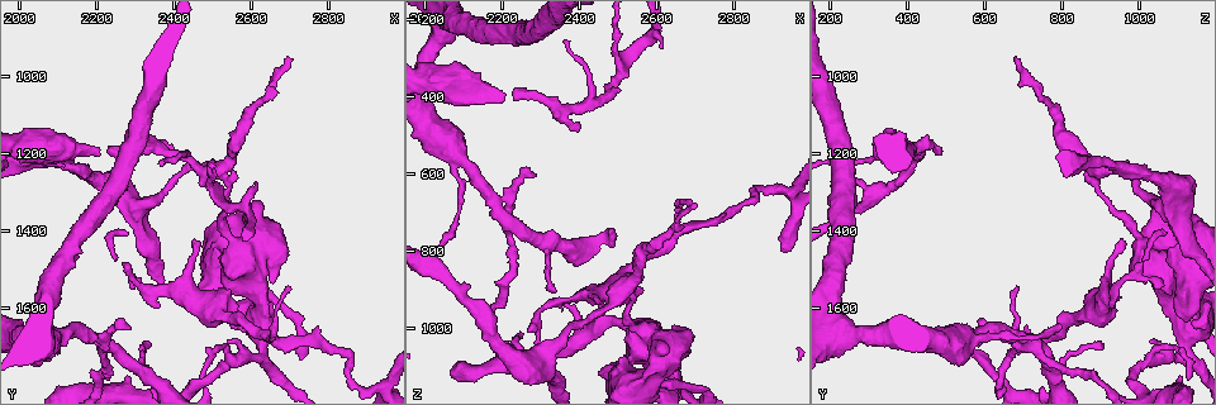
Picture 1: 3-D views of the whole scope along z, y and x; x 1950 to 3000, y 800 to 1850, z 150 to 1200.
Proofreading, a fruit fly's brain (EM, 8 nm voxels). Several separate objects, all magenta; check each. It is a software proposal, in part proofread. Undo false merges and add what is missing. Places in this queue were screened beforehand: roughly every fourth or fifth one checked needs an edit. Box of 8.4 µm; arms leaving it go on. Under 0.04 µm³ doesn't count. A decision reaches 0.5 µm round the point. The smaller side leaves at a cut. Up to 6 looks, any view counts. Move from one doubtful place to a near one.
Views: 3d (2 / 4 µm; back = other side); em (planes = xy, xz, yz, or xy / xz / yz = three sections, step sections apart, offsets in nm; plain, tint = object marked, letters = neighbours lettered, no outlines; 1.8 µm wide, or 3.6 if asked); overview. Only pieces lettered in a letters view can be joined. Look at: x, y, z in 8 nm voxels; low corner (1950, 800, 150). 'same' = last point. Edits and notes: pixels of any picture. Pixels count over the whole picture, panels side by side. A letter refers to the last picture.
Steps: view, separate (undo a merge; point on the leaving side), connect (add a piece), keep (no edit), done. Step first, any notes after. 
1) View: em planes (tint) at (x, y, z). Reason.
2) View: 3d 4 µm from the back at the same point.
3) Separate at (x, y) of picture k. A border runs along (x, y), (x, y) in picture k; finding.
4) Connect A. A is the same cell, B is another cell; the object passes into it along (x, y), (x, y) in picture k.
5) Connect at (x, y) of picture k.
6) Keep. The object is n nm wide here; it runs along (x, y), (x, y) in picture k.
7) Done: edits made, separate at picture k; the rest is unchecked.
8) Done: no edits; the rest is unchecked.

View: 3d 2 µm at (2615, 1275, 270). An open end.

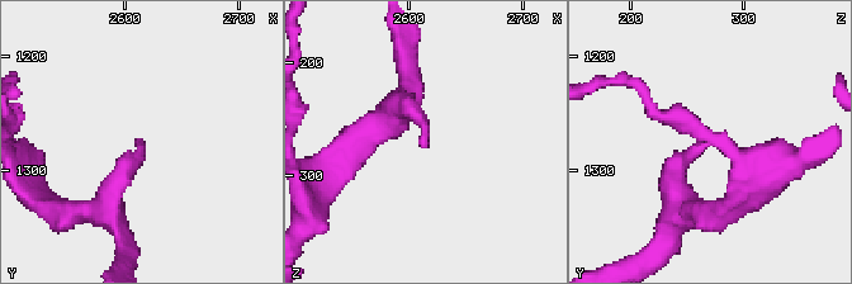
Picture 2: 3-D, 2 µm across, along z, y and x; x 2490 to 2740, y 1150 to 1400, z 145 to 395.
View: em 3.6 µm xy step 4 (tint) at (2620, 1278, 274). Need the tissue.

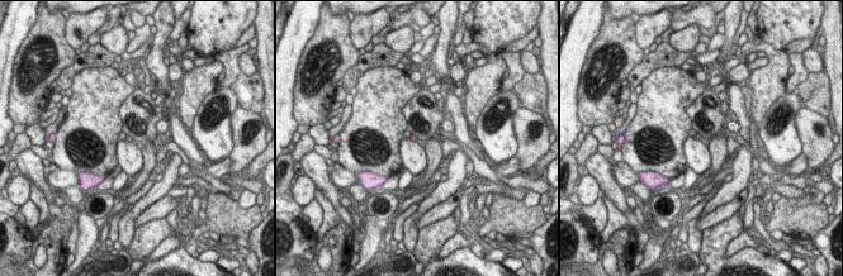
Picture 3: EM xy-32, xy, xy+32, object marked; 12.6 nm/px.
View: em 3.6 µm planes (letters) at the same point.

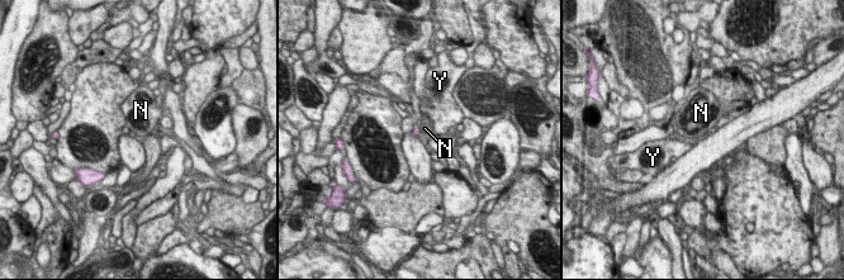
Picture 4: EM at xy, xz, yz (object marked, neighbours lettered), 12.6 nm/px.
Keep. N and Y are other cells; no lettered piece goes on from it.

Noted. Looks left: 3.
View: 3d 4 µm from the back at (2210, 1195, 410). Stops while still wide.

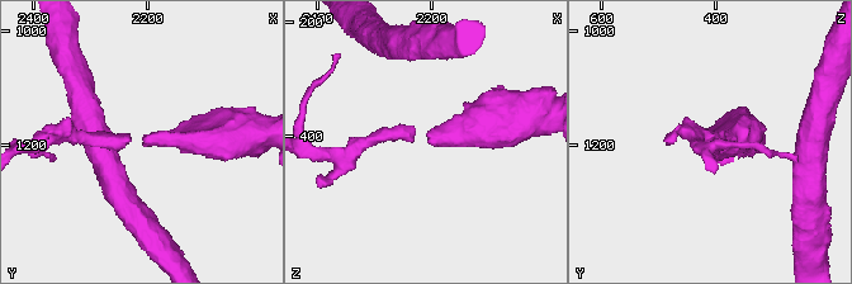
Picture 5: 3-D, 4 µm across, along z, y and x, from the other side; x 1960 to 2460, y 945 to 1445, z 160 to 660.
View: em planes (plain) at (2205, 1205, 410). Shape alone is not enough.

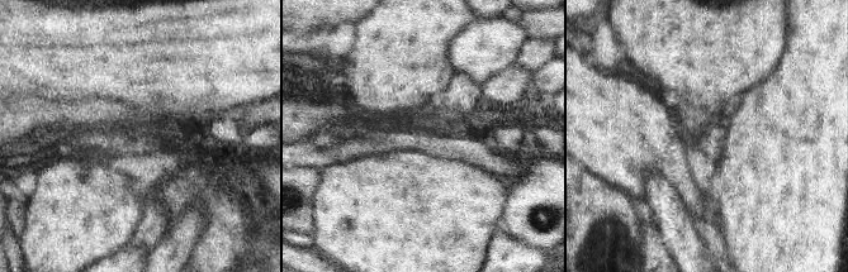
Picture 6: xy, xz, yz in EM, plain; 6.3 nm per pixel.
View: em planes (letters) at the same point.

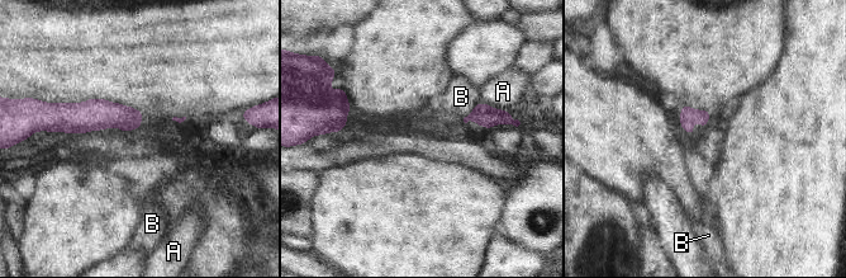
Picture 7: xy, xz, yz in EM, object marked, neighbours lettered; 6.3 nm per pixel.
Keep. A and B are other cells; a border runs along (478, 102), (462, 118) in picture 7; no lettered piece goes on from it.

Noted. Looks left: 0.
Done: no edits; the rest is unchecked.

